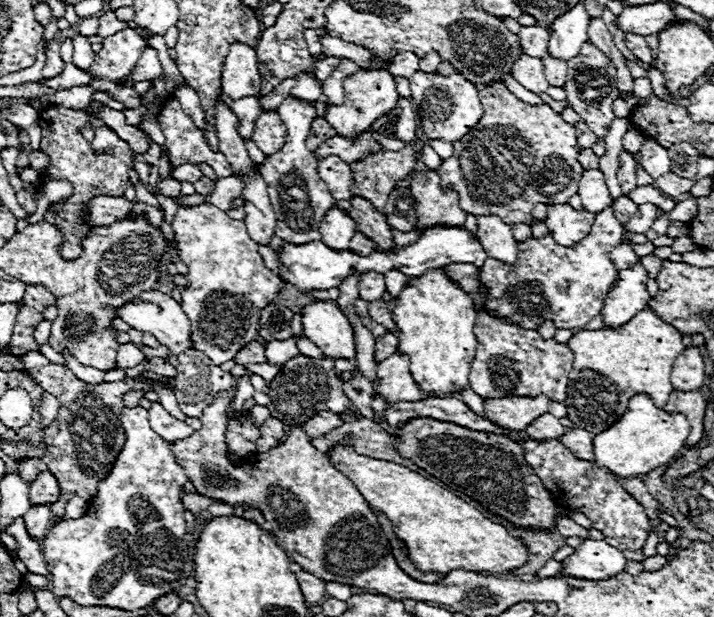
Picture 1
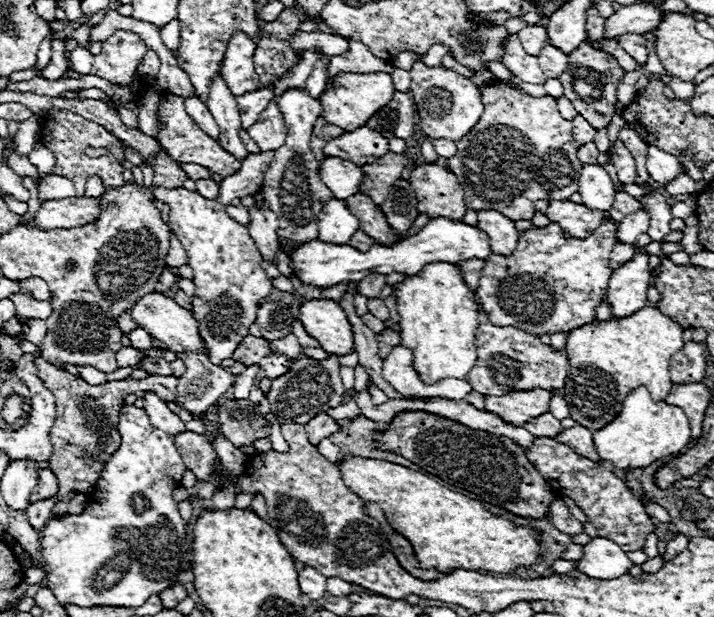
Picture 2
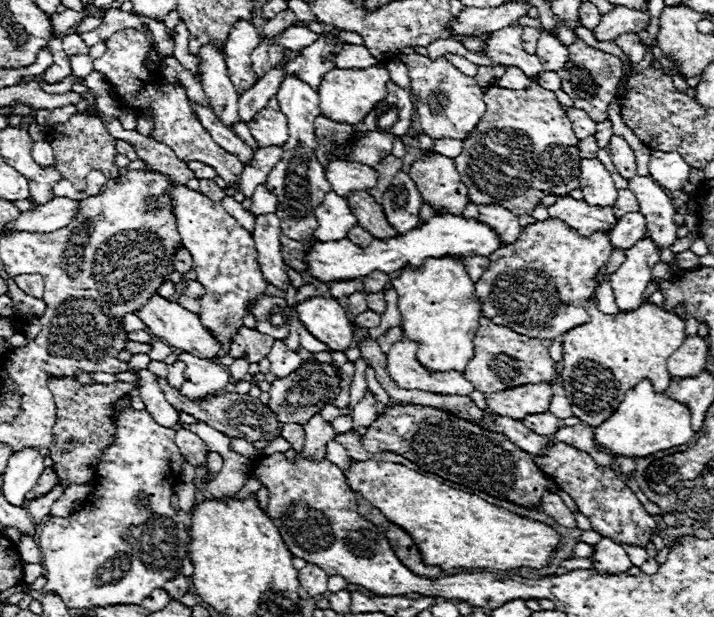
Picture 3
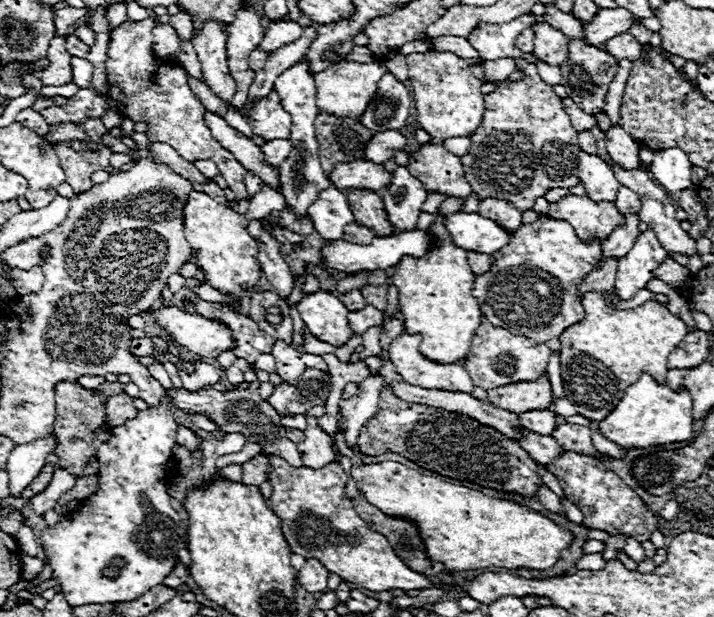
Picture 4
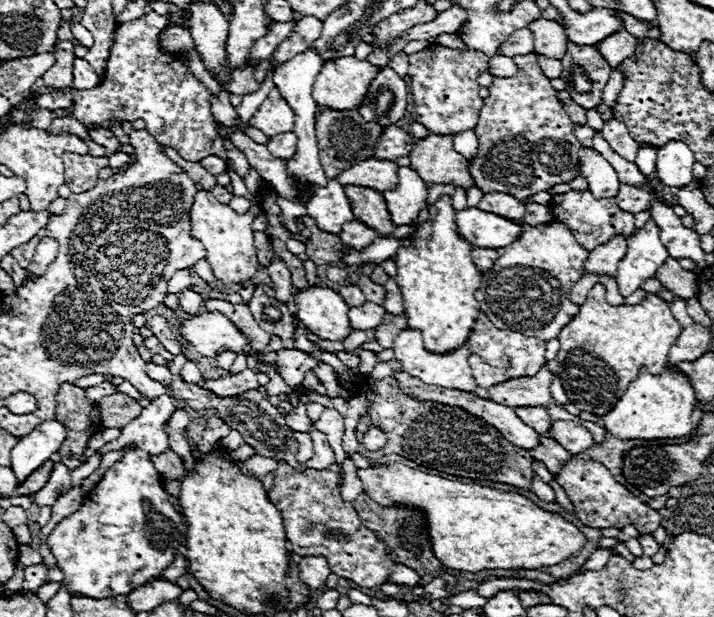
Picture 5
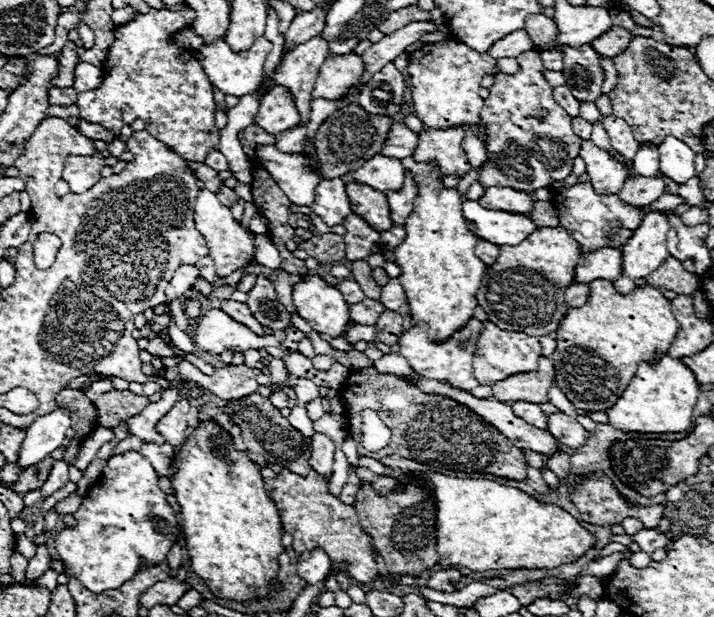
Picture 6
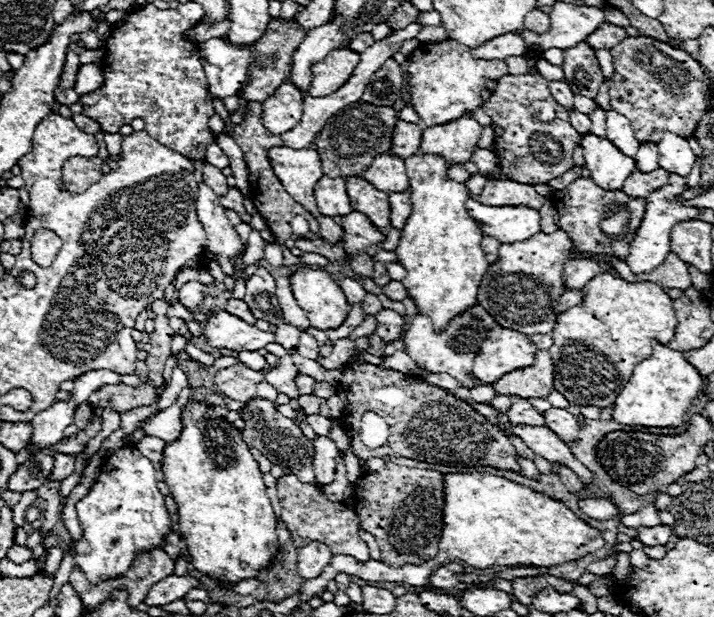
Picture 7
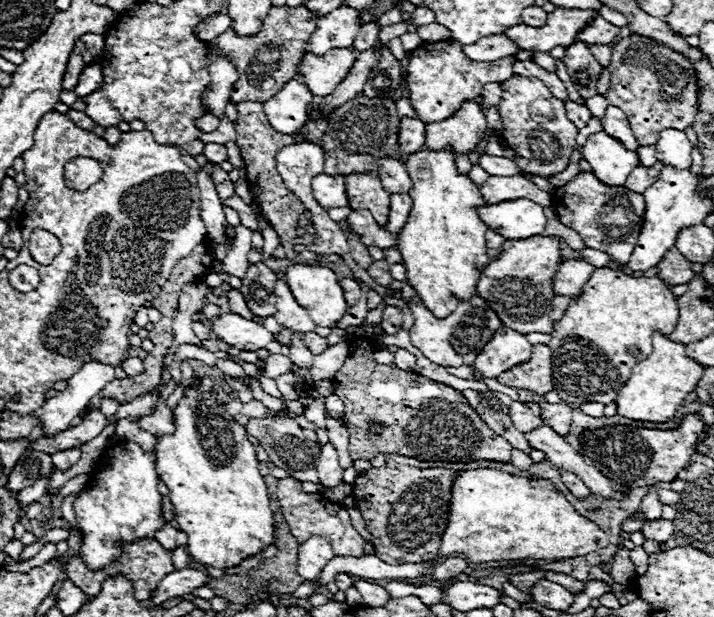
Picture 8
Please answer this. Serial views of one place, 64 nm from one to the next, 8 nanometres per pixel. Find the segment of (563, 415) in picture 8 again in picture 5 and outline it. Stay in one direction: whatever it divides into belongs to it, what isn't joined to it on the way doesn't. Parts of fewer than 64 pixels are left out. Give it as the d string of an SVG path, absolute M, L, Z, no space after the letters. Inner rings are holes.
M572 420L552 422L550 438L554 438L562 448L566 448L572 454L580 454L594 444L592 434L582 424L572 422Z

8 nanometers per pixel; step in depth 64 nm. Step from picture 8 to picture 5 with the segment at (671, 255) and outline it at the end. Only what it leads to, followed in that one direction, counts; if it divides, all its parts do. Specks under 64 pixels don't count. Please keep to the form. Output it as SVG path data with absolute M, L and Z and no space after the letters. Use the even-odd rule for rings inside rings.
M668 258L666 264L658 268L654 278L658 278L678 298L688 300L698 294L698 275L684 270L676 258Z

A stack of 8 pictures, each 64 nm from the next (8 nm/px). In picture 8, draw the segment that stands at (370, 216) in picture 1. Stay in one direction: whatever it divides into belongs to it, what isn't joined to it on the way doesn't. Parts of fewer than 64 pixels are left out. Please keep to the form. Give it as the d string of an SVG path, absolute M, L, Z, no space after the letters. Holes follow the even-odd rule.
M350 174L346 176L346 192L352 210L368 210L376 224L388 224L390 194L380 186L374 174Z

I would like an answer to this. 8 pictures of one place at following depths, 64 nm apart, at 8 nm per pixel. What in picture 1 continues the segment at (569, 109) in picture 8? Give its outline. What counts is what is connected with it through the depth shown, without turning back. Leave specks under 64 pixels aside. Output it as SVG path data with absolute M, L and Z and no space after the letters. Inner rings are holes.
M586 148L586 150L582 150L582 152L578 154L578 162L580 162L580 166L582 166L584 170L598 168L598 156L596 156L590 148Z

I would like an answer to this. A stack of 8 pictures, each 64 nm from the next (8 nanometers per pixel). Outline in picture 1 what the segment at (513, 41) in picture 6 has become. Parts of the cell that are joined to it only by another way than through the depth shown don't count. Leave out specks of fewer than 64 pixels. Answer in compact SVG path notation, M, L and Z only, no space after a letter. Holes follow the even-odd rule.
M522 26L518 36L522 40L524 54L528 54L532 58L544 58L546 56L548 40L550 40L548 28L542 28L542 26Z

